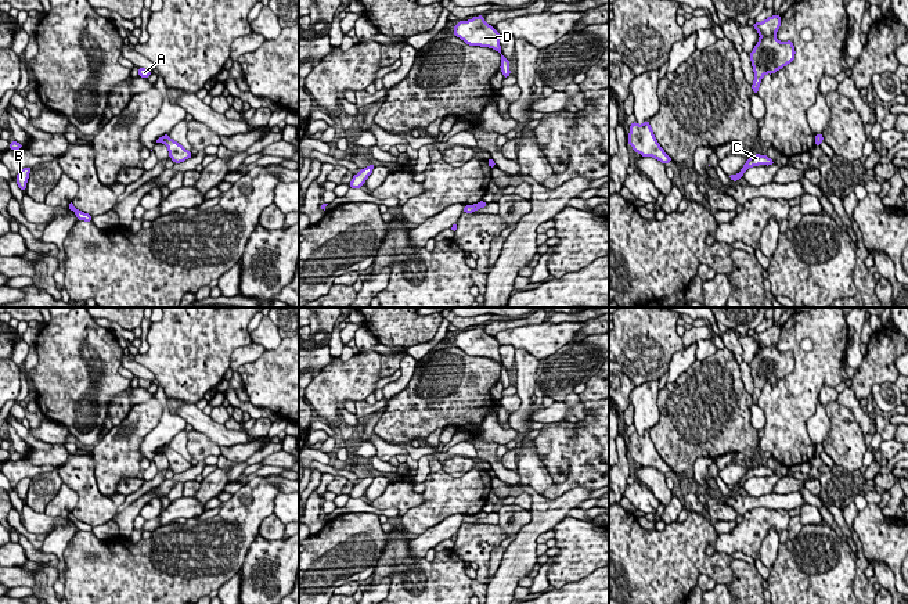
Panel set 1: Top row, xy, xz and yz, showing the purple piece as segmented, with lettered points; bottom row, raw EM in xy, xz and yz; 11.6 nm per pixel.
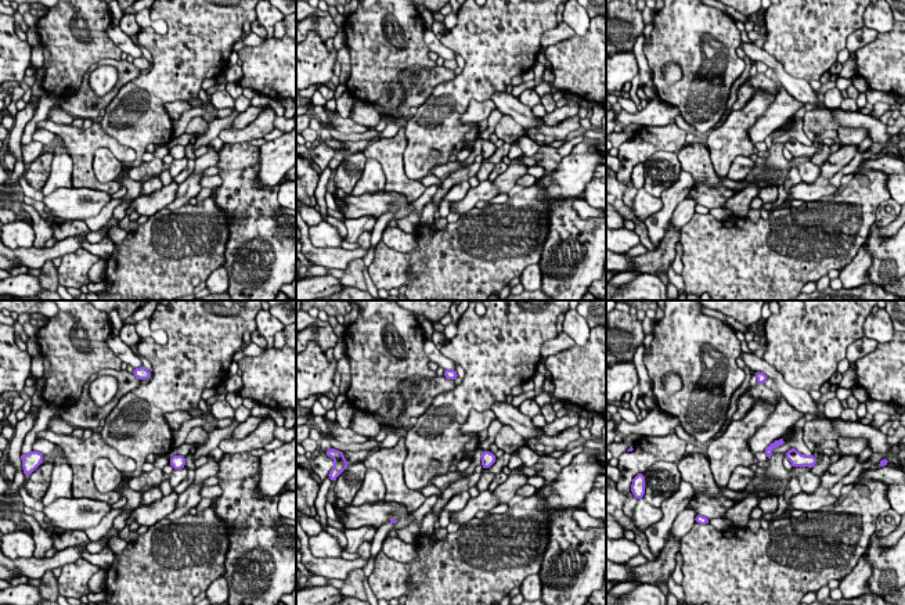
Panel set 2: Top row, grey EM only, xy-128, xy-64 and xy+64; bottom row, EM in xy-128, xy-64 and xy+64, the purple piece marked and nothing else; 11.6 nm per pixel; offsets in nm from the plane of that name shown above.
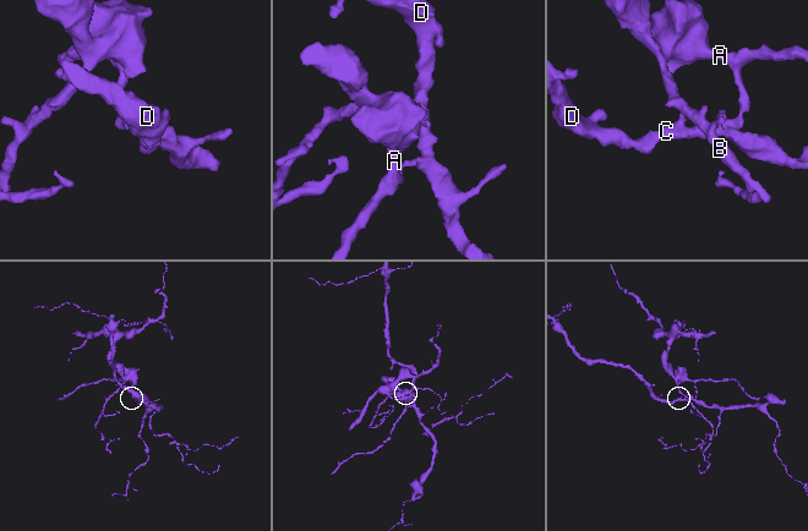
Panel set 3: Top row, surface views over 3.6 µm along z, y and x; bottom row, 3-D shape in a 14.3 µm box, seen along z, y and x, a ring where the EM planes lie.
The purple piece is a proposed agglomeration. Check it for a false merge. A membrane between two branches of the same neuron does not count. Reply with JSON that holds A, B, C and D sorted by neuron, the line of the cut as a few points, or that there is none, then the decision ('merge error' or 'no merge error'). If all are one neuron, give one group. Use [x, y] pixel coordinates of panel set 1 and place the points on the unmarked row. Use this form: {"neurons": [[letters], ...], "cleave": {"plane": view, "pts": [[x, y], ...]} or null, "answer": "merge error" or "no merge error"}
{"neurons": [["A", "B"], ["C", "D"]], "cleave": {"plane": "xy", "pts": [[169, 448], [165, 453]]}, "answer": "merge error"}

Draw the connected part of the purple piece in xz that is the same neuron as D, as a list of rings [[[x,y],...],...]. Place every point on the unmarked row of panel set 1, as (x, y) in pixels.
[[[483,326],[460,331],[453,344],[469,356],[489,357],[501,364],[500,344],[484,331]]]

